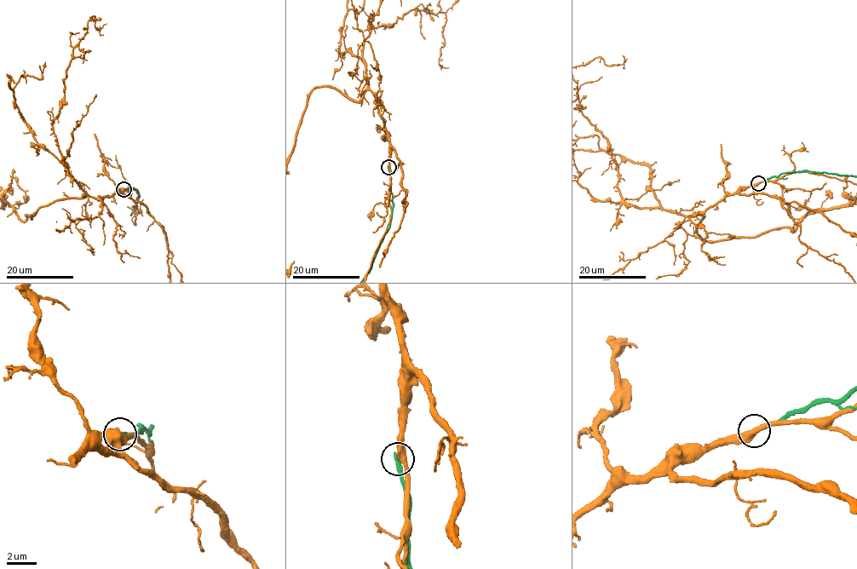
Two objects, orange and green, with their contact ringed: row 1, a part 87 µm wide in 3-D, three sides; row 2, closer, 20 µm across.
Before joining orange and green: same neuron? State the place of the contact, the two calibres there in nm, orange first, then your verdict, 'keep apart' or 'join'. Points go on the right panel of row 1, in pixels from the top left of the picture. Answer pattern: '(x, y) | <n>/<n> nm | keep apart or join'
(758, 183) | 440/340 nm | keep apart

